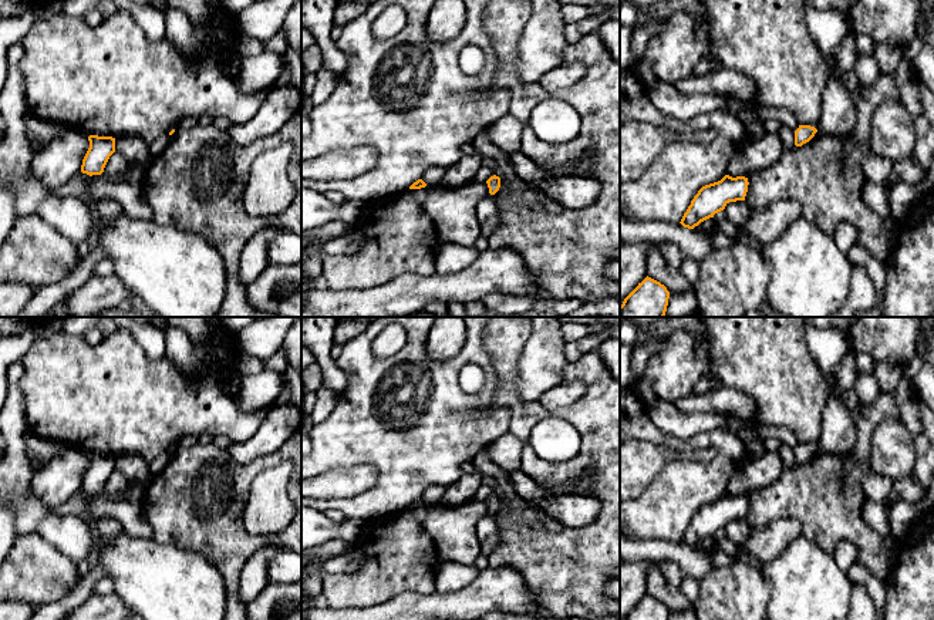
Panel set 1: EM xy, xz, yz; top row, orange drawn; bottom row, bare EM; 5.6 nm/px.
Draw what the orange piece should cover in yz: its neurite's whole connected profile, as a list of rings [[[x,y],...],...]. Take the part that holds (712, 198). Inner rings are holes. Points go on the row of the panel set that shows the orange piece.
[[[725,175],[721,181],[702,186],[680,223],[684,228],[694,229],[701,222],[724,210],[729,202],[745,201],[748,185],[745,176],[732,178]]]

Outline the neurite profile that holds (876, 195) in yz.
[[[866,182],[863,188],[863,195],[867,205],[876,215],[879,215],[883,219],[891,216],[889,189],[884,186],[884,183]]]

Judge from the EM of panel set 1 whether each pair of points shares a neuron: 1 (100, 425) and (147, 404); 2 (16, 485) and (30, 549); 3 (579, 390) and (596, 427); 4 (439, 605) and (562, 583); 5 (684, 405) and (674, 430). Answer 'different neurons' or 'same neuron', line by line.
1: same neuron
2: different neurons
3: different neurons
4: different neurons
5: different neurons

